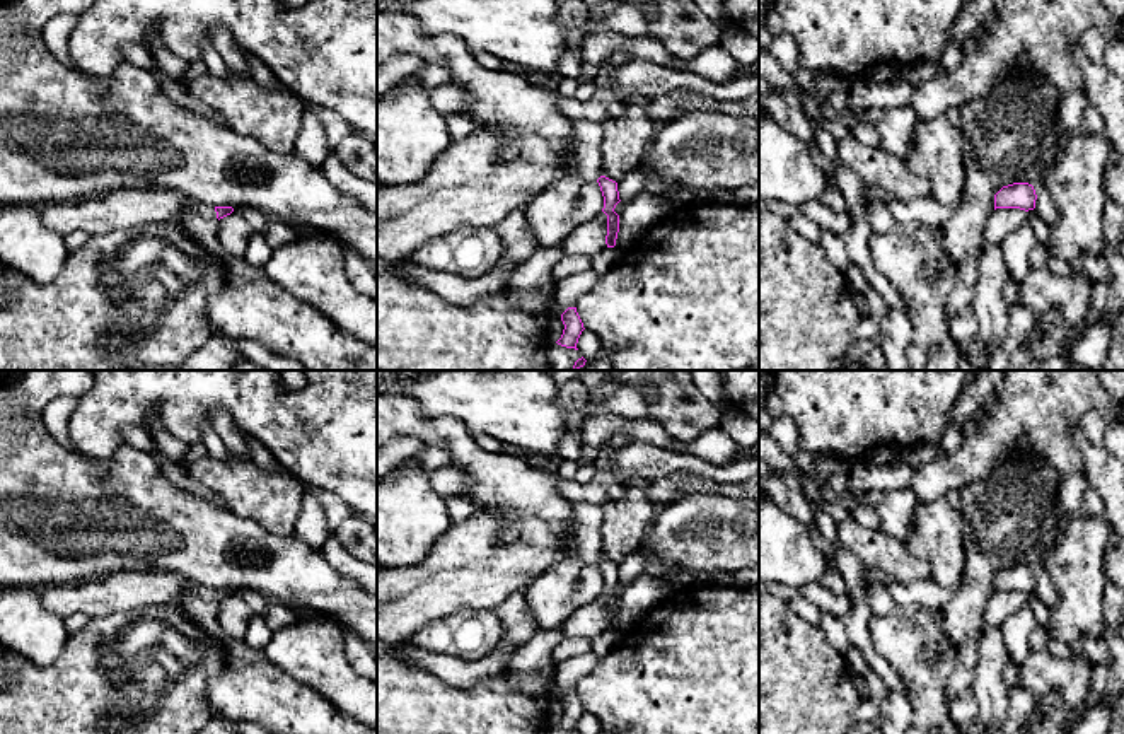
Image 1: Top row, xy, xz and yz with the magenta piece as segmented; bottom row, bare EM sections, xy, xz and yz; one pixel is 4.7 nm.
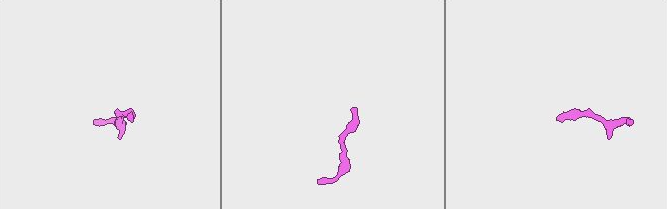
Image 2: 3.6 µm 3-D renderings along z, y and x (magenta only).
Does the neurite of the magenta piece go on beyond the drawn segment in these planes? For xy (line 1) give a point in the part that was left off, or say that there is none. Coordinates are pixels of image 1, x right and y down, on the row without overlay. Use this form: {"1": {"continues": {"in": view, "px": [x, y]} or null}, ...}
{"1": {"continues": {"in": "xy", "px": [208, 594]}}}

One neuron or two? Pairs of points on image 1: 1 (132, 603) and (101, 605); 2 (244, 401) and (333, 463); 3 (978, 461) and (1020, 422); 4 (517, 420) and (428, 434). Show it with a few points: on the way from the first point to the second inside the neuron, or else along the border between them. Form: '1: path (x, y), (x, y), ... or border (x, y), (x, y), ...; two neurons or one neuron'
1: path (125, 603), (108, 603); one neuron
2: path (266, 412), (292, 425), (311, 444); one neuron
3: path (988, 451), (1010, 429); one neuron
4: border (428, 417), (456, 417), (471, 436); two neurons

